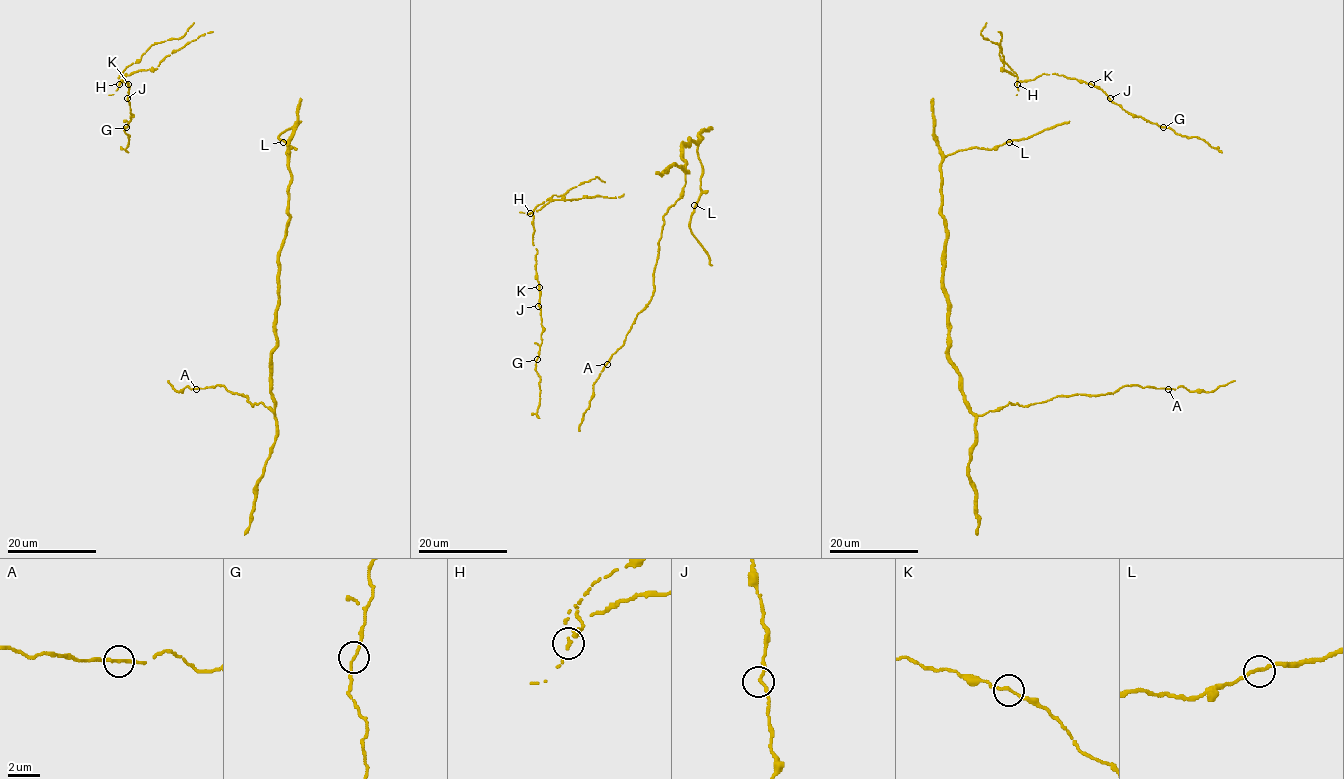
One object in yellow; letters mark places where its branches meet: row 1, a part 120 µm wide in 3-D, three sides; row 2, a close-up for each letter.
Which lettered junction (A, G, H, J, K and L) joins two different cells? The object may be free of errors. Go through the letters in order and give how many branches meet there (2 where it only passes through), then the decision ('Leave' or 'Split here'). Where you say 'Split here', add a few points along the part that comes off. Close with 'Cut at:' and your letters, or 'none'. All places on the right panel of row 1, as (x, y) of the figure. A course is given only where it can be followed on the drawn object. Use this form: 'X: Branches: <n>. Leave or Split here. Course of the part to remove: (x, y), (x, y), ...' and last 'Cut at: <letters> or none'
A: Branches: 2. Leave
G: Branches: 2. Leave
H: Branches: 2. Split here. Course of the part to remove: (1016, 84), (1016, 74), (1000, 58), (999, 45), (981, 34), (986, 23)
J: Branches: 2. Leave
K: Branches: 2. Leave
L: Branches: 2. Leave
Cut at: H

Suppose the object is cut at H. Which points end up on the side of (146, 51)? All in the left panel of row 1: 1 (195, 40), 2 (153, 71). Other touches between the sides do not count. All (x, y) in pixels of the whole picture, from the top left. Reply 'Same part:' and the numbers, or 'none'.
Same part: none

